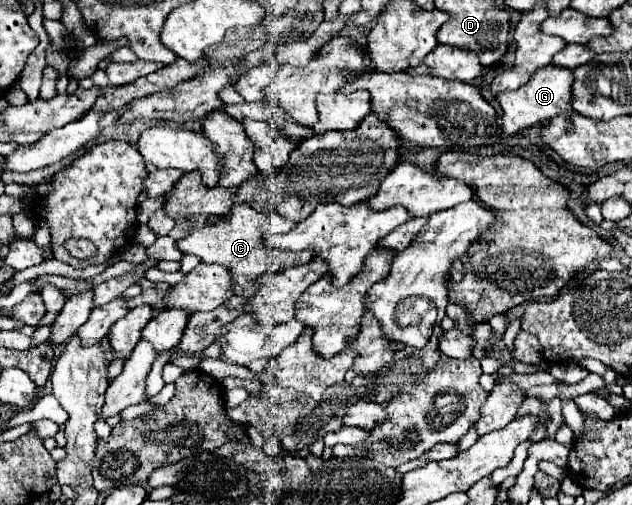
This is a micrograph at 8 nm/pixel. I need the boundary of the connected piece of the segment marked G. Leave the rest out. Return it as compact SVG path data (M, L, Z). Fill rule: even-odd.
M544 67L544 71L536 71L536 75L532 75L532 79L516 89L516 91L502 91L496 95L496 101L502 107L502 119L510 121L510 135L528 129L536 123L542 123L550 117L560 115L562 111L570 111L570 99L572 99L572 81L574 75L570 69L562 69L562 67Z

